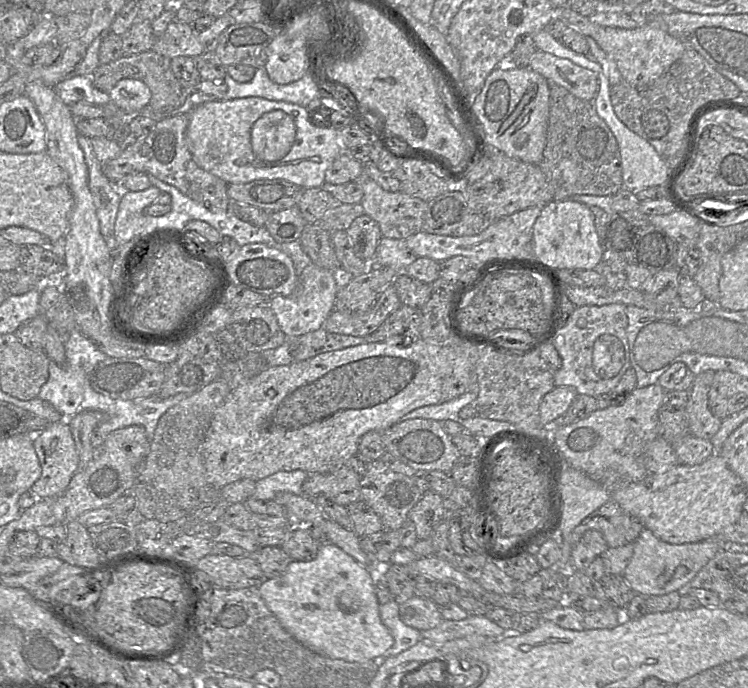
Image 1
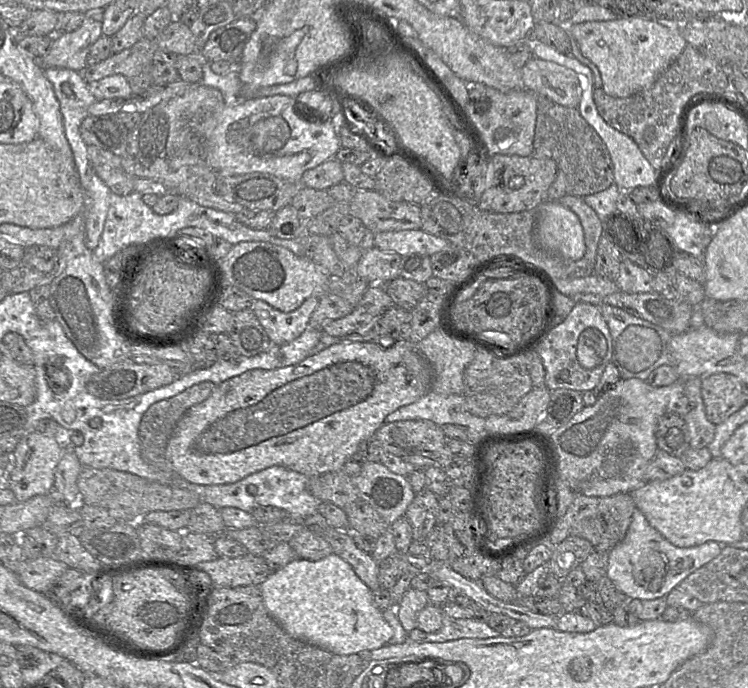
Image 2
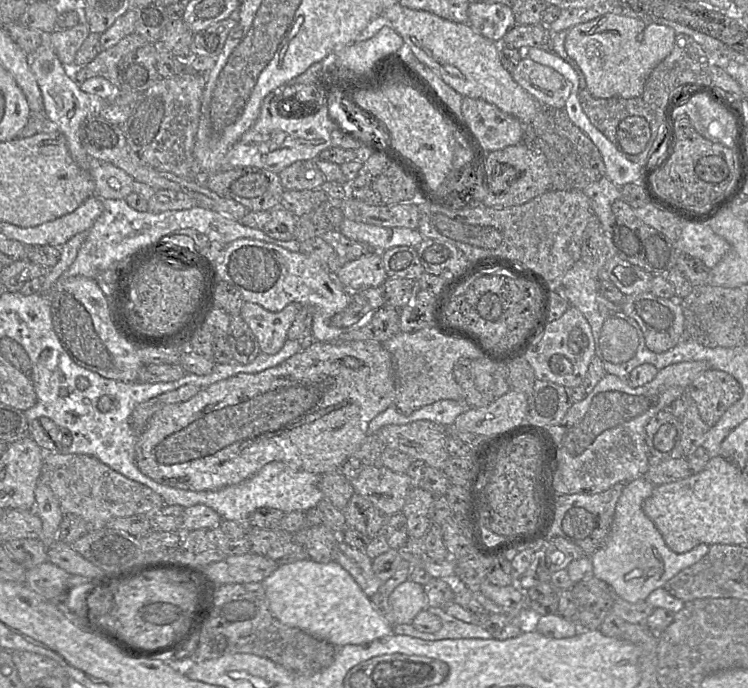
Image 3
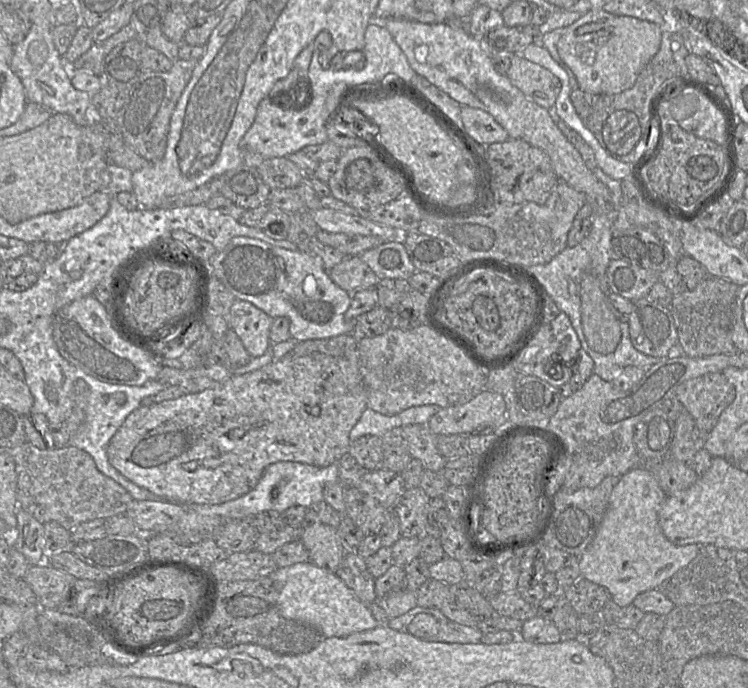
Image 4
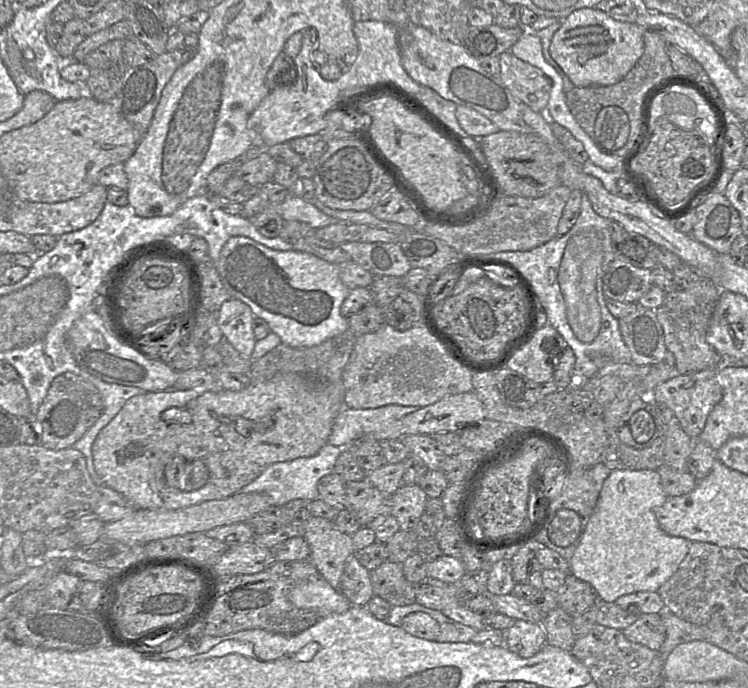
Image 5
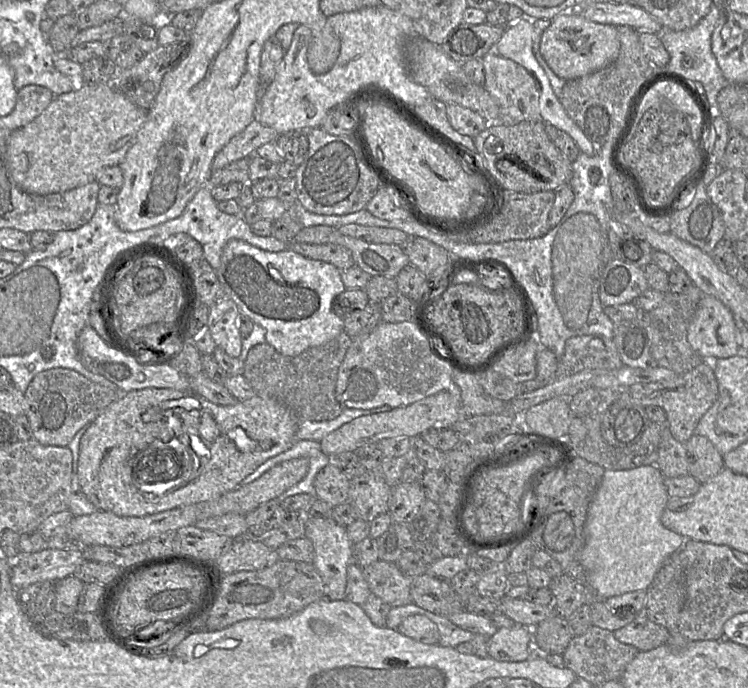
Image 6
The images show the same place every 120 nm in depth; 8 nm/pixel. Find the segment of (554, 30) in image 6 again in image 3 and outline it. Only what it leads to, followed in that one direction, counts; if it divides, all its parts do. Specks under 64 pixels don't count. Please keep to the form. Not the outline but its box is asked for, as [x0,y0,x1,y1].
[564,12,675,99]

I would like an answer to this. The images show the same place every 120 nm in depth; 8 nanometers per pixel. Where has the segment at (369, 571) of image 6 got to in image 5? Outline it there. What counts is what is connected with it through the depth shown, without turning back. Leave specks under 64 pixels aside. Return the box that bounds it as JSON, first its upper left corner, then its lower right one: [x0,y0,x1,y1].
[370,561,415,606]

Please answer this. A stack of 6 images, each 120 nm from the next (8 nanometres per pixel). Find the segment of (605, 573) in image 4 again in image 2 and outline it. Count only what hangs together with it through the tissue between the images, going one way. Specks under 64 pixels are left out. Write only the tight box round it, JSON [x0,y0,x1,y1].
[606,508,723,600]

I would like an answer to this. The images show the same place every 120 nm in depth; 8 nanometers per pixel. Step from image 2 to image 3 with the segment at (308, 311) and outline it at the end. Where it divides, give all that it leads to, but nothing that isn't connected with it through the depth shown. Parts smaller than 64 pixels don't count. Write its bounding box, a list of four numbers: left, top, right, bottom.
[239,302,302,355]

